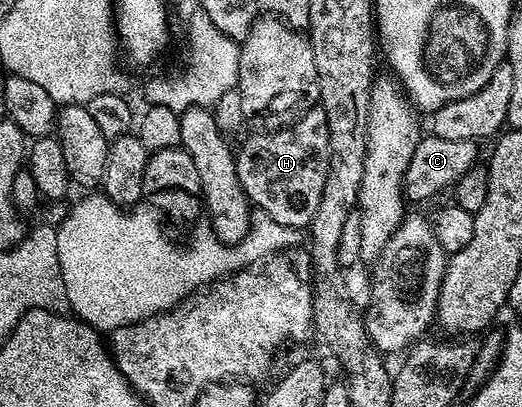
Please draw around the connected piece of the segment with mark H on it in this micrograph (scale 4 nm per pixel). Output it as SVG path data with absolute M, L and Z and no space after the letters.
M318 103L305 109L296 120L283 127L273 128L268 133L256 133L241 143L235 150L238 183L244 188L249 202L259 212L270 215L274 223L282 223L282 227L290 227L297 231L307 230L314 219L314 211L318 211L318 202L322 200L322 187L326 187L326 171L330 155L330 131L326 123L326 111Z

